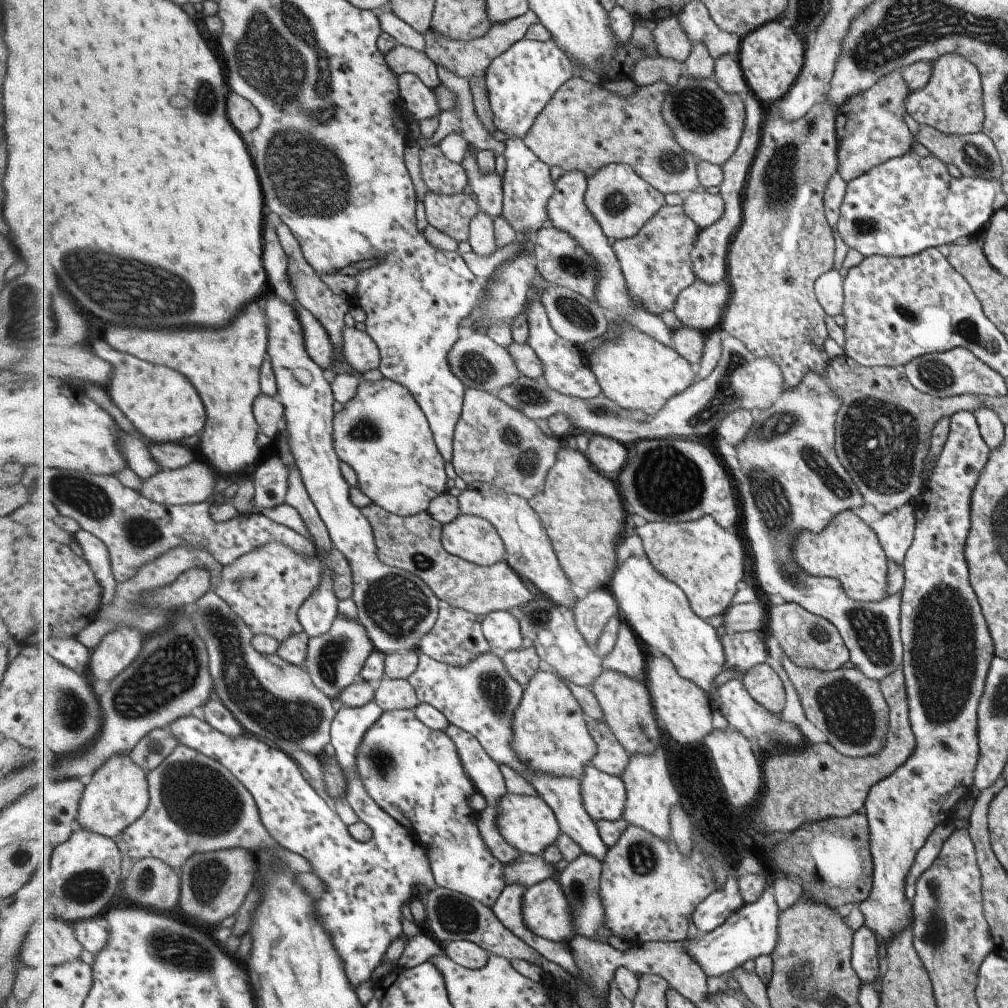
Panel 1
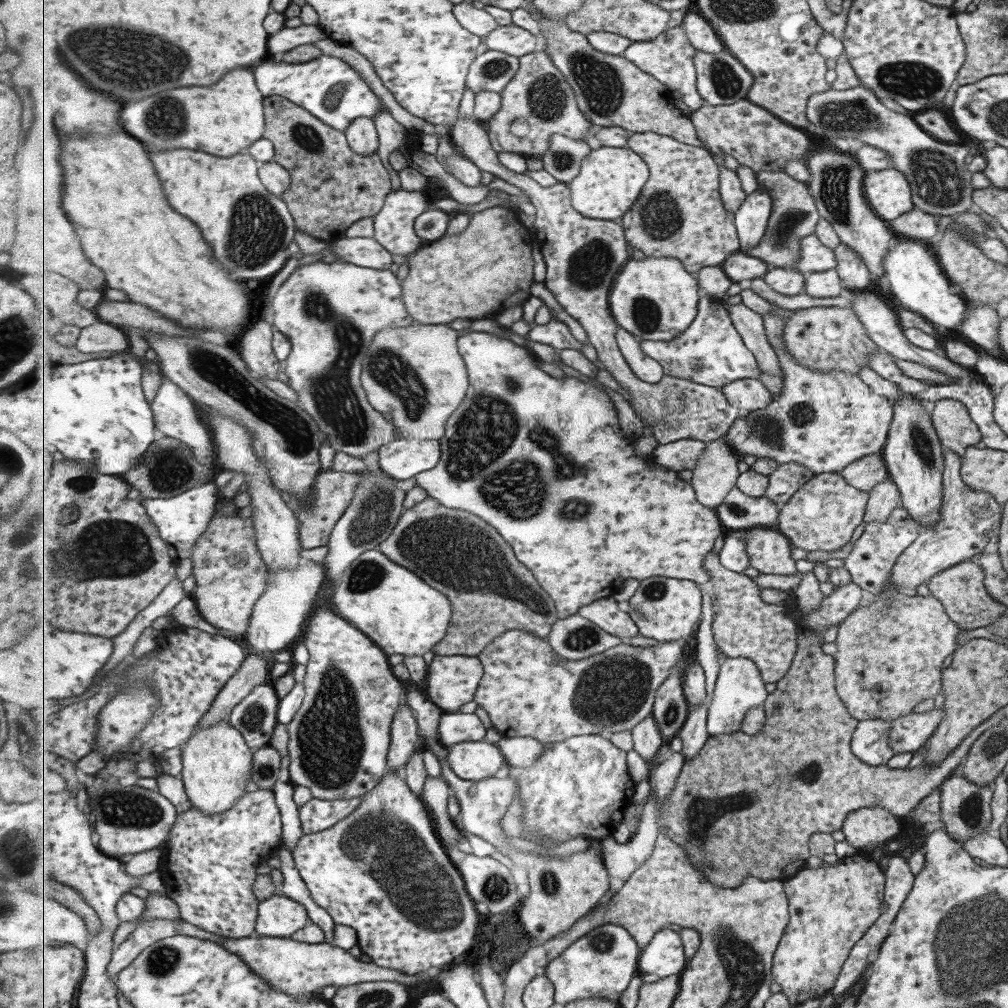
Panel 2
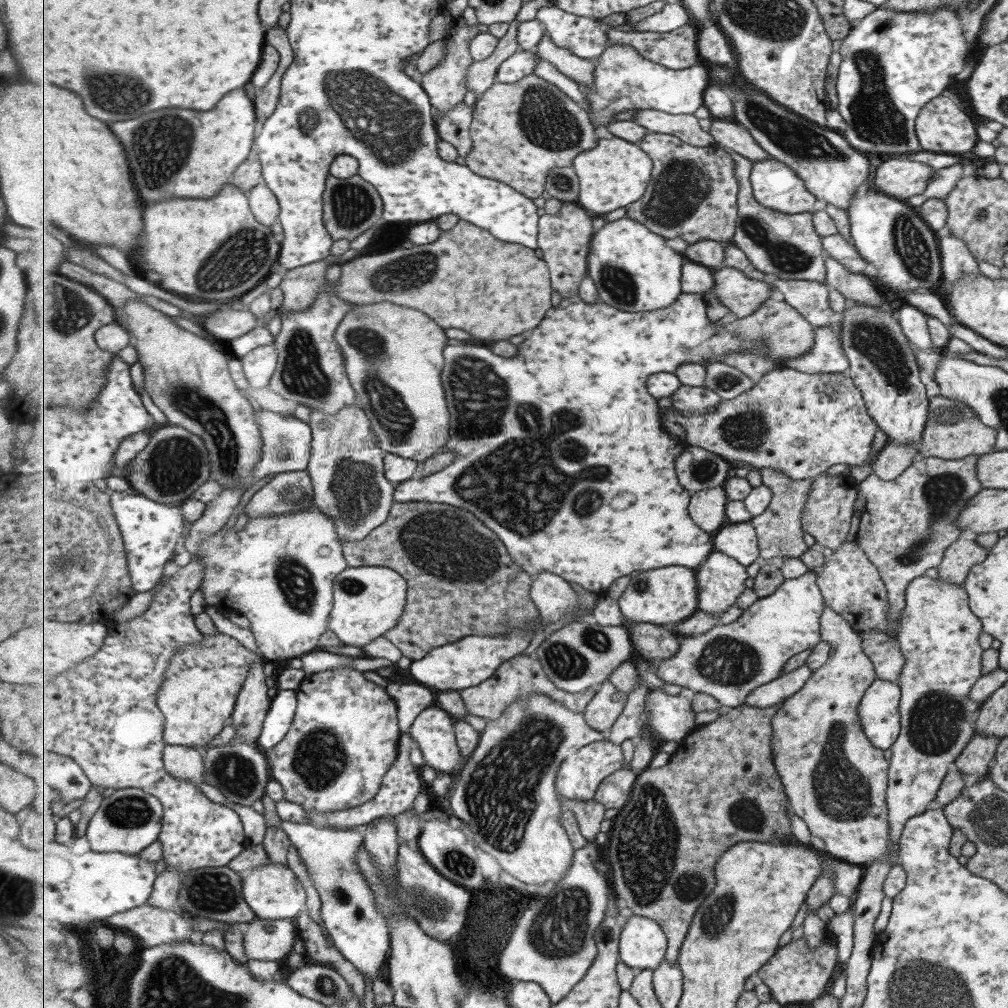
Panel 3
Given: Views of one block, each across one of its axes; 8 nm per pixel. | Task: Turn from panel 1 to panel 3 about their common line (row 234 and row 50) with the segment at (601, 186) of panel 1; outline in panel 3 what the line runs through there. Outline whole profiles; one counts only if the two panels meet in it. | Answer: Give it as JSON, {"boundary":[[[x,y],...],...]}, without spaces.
{"boundary":[[[609,44],[607,51],[595,59],[596,80],[591,87],[587,85],[578,85],[580,90],[585,93],[588,104],[592,107],[590,117],[595,122],[595,126],[607,126],[612,124],[613,116],[619,112],[627,110],[660,110],[674,115],[692,115],[704,106],[704,96],[710,86],[709,69],[705,63],[695,65],[693,68],[685,70],[672,70],[667,66],[657,64],[643,55],[637,53],[637,50],[625,44]]]}

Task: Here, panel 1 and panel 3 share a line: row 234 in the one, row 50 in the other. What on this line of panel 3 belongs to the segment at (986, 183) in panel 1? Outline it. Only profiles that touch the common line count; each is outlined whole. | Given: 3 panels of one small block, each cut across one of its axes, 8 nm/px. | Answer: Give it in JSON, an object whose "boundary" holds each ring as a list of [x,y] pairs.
{"boundary":[[[945,6],[923,12],[897,12],[877,7],[853,24],[839,46],[841,60],[835,84],[838,104],[834,107],[847,124],[840,134],[853,150],[868,157],[875,154],[899,156],[921,150],[914,133],[914,120],[920,108],[932,98],[947,93],[949,80],[963,70],[965,57],[980,47],[976,42],[967,44],[965,41],[961,26],[965,16]]]}

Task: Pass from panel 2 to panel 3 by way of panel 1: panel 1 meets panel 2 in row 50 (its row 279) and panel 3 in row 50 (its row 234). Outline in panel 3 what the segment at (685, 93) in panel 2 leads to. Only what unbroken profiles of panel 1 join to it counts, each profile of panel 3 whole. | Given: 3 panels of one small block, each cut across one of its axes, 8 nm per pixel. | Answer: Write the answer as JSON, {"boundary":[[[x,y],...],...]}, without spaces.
{"boundary":[[[689,24],[667,34],[623,32],[615,28],[607,32],[611,45],[631,46],[645,58],[672,70],[685,70],[703,63],[698,48],[698,34],[698,30]]]}

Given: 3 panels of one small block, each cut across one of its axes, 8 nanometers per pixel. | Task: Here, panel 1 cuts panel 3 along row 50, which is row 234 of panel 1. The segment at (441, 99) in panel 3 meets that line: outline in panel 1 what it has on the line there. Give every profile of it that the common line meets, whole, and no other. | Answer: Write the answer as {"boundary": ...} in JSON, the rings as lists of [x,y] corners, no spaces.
{"boundary":[[[429,192],[424,199],[428,223],[445,233],[453,243],[469,241],[473,218],[481,212],[479,202],[469,195]]]}

